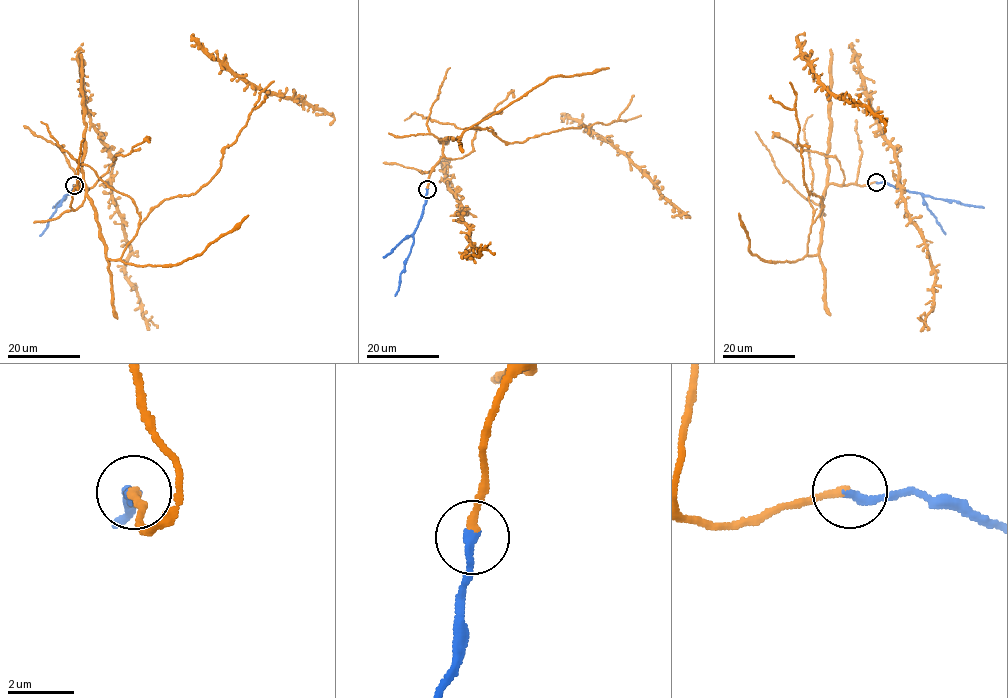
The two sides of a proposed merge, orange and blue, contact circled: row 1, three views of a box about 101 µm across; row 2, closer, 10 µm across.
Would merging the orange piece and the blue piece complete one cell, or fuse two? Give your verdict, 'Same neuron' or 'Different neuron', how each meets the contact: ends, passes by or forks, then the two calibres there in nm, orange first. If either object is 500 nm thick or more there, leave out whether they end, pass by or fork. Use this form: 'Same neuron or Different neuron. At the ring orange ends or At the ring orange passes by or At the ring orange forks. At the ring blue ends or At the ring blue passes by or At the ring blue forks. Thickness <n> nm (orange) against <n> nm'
Same neuron. At the ring orange ends. At the ring blue ends. Thickness 280 nm (orange) against 280 nm

